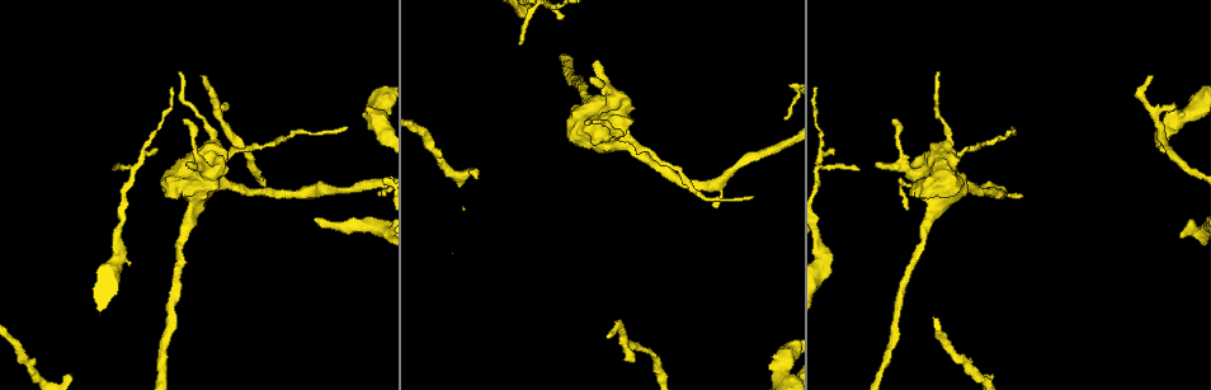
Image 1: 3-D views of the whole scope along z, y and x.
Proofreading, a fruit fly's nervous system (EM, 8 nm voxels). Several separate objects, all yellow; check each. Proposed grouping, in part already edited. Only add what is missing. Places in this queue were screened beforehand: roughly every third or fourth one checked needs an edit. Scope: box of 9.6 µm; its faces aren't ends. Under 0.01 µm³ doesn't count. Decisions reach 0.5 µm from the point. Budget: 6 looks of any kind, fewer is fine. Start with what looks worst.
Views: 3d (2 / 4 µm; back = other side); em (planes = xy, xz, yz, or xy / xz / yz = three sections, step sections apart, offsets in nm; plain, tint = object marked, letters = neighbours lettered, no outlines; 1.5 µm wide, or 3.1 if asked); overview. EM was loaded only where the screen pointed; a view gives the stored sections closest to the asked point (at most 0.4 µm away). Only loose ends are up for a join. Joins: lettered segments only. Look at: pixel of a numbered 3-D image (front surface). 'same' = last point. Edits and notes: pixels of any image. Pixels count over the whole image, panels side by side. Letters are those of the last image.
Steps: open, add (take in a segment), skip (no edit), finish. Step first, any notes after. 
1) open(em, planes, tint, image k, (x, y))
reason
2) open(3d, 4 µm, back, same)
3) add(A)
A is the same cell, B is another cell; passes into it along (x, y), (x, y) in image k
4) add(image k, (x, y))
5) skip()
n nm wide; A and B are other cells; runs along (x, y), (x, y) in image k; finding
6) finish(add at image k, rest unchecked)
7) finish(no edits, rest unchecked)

open(3d, 2 µm, image 1, (202, 77))
tapers out

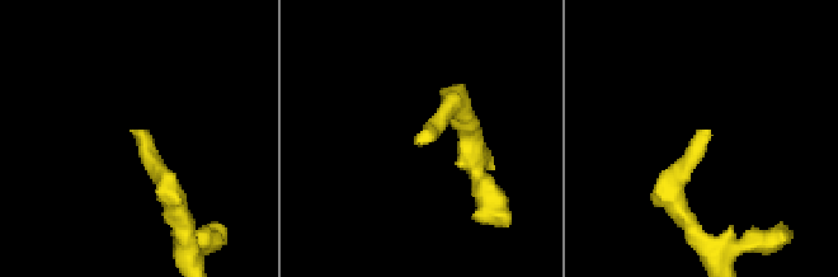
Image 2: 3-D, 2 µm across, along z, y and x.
open(em, planes, letters, image 2, (421, 142))
shape alone is not enough

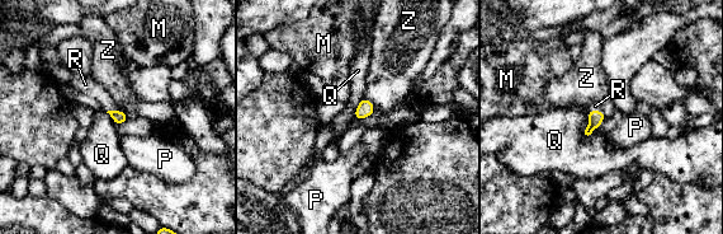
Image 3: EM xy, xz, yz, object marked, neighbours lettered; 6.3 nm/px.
add(image 3, (85, 84))
Q touches over 170 nm; R is the same cell, M, P, Q and Z are other cells; the neuron continues

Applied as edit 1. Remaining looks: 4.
open(em, planes, letters, image 1, (923, 196))
thick end

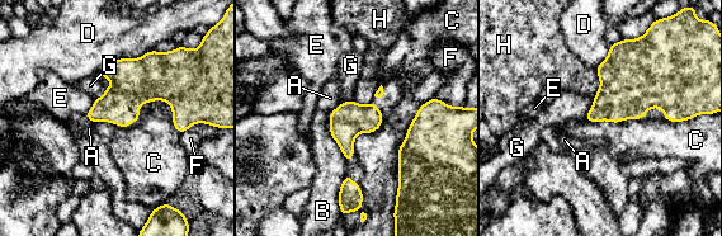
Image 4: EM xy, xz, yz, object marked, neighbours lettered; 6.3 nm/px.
skip()
C touches over 650 nm; A, B, C, D, E, F, G and H are other cells; border along (434, 97), (399, 147), (396, 194) in image 4; no lettered segment goes on from it

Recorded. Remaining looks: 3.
open(overview)

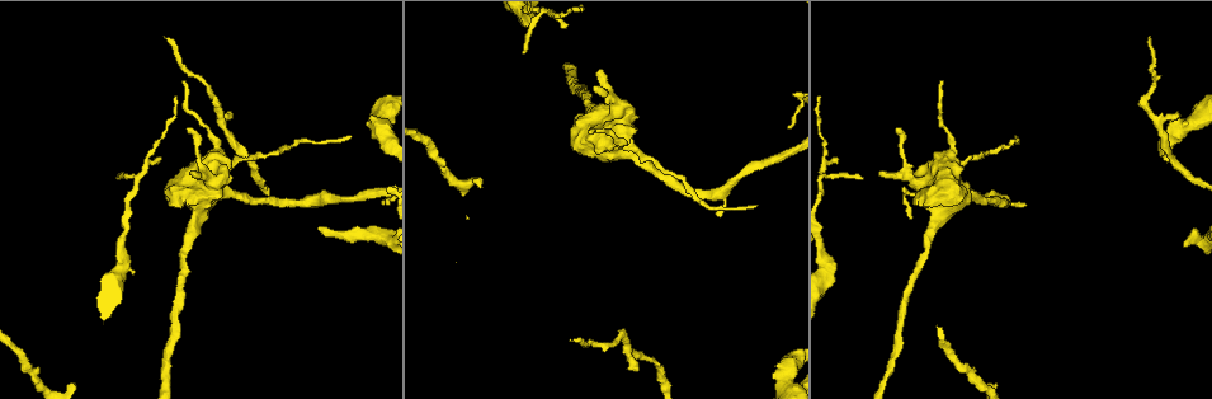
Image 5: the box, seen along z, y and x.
open(3d, 2 µm, image 5, (1016, 136))

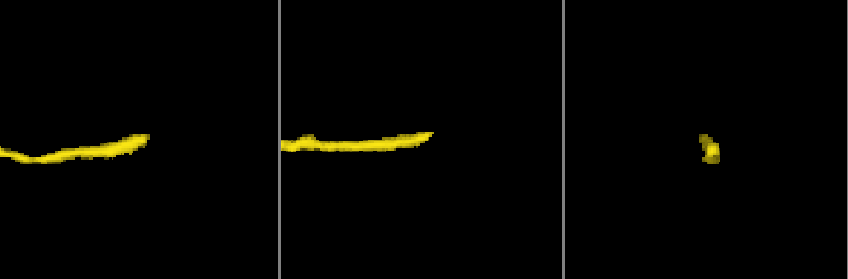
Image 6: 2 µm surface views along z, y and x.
open(em, planes, letters, image 6, (139, 138))

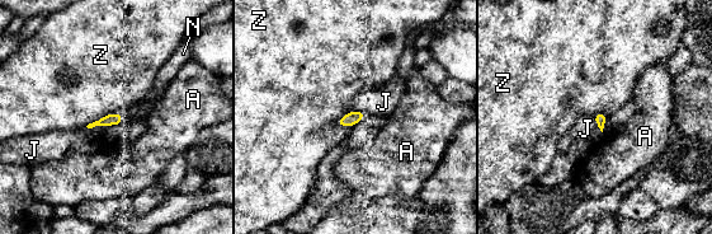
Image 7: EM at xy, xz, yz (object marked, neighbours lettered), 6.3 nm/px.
add(image 7, (137, 110))
80 nm wide; N is the same cell, A, J and Z are other cells; it goes on there

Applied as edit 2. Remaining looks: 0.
finish(add at image 3, add at image 7, rest unchecked)

